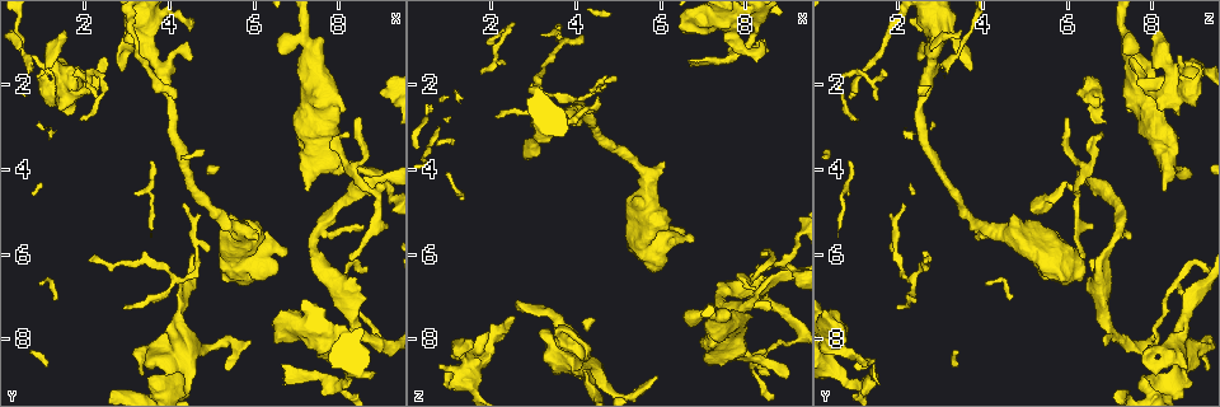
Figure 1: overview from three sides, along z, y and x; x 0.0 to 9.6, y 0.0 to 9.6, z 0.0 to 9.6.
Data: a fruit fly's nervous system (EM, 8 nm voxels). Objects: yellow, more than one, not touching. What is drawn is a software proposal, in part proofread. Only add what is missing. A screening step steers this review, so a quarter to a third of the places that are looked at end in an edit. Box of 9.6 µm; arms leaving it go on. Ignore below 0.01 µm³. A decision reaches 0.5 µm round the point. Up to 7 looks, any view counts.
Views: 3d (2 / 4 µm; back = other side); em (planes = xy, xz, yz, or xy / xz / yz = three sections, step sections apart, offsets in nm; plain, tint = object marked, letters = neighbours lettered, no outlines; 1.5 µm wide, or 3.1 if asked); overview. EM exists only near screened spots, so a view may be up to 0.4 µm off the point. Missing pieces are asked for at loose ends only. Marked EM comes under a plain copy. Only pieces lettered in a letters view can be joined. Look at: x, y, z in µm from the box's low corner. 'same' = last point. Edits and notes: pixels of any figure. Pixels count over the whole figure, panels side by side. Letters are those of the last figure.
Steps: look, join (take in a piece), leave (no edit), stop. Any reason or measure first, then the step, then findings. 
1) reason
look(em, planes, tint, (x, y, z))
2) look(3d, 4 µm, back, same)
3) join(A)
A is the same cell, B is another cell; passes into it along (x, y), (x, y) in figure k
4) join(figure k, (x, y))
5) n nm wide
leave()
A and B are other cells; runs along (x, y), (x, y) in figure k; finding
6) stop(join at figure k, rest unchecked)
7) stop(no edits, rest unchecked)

free end
look(3d, 2 µm, (6.05, 5.55, 3.80))

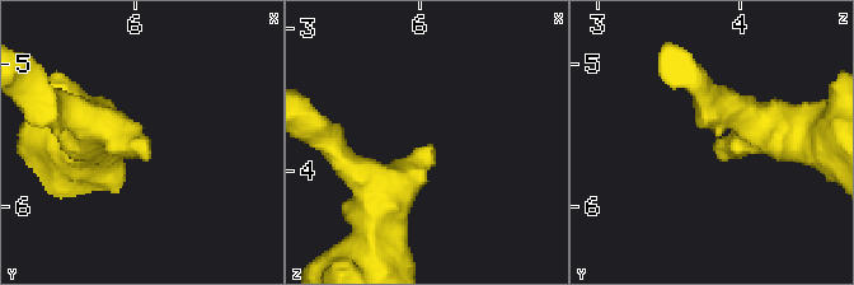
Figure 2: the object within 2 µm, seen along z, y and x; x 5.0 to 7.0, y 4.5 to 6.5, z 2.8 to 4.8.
look(em, planes, letters, (6.08, 5.54, 3.80))

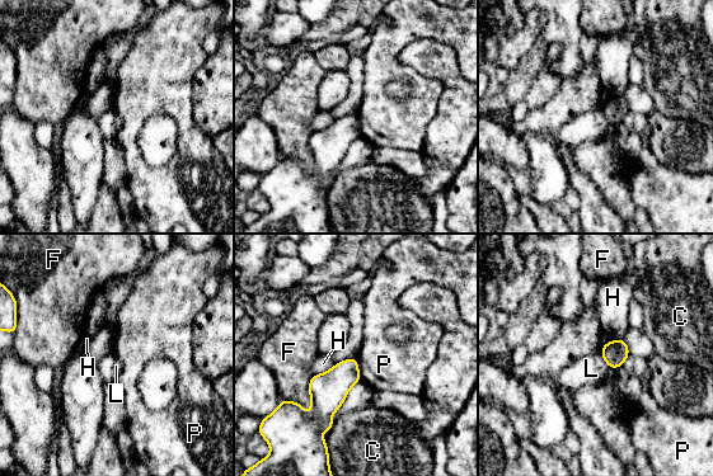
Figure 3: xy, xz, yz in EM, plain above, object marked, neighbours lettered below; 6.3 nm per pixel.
leave()
C, F, H, L and P are other cells; border along (355, 357), (362, 378) in figure 3; no lettered piece goes on from it

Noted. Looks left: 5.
look(3d, 4 µm, (4.05, 2.30, 0.85))

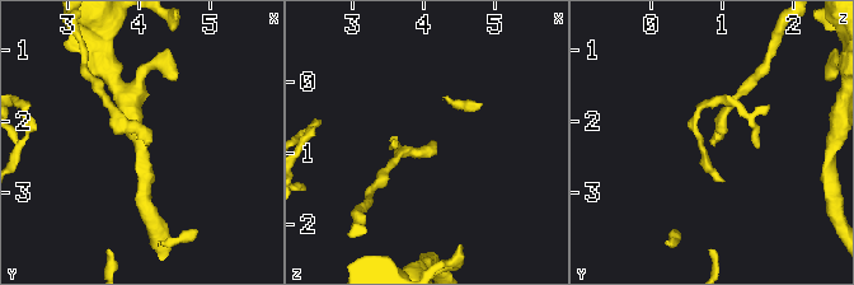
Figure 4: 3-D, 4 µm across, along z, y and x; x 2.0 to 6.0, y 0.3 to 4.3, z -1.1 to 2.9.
now the EM
look(em, xz, step 8, tint, (4.05, 2.35, 0.80))

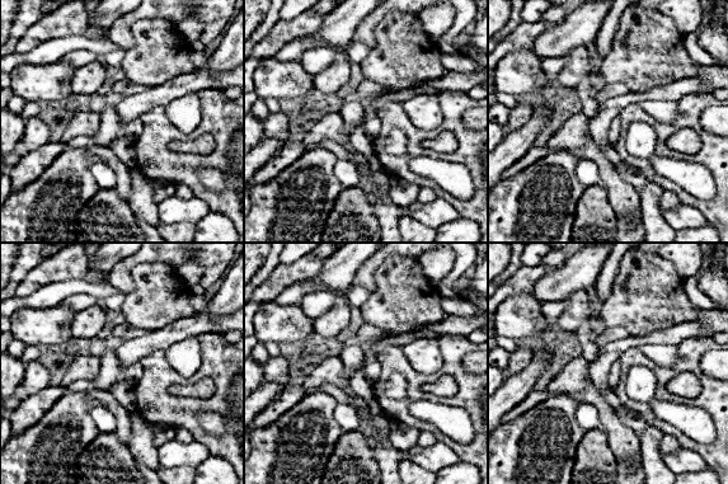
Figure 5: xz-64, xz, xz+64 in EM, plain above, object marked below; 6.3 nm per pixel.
look(em, planes, letters, same)

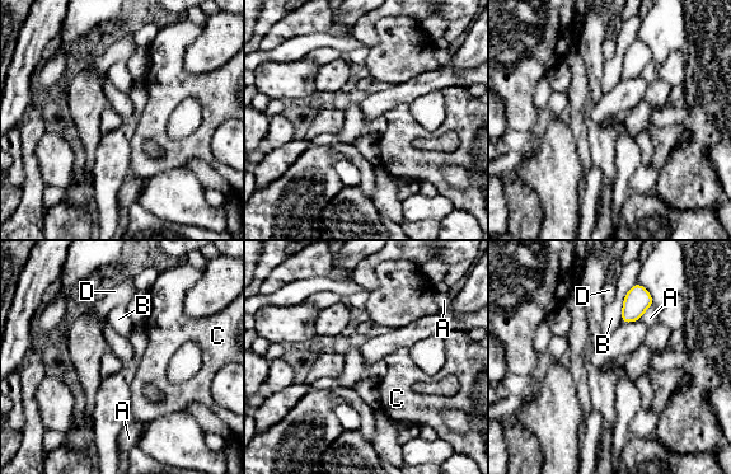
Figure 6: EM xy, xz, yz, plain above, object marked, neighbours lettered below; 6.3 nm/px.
leave()
A, B, C and D are other cells; border along (636, 282), (623, 301), (621, 322) in figure 6; none of them fits

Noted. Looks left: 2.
an open end
look(em, xz, step 8, tint, (8.95, 3.95, 8.85))

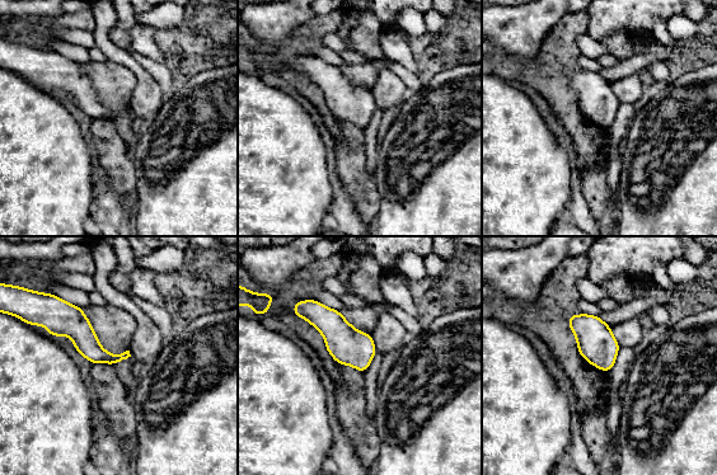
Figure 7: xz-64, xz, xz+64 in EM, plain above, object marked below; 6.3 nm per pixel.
another direction
look(em, planes, letters, same)

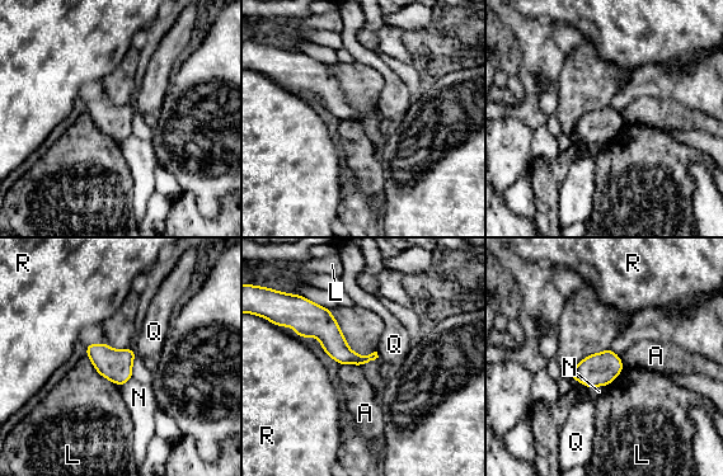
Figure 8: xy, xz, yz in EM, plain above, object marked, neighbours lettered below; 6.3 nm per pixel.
leave()
A, L, N, Q and R are other cells; border along (358, 364), (341, 366) in figure 8; no lettered piece goes on from it

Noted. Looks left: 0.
stop(no edits, rest unchecked)

